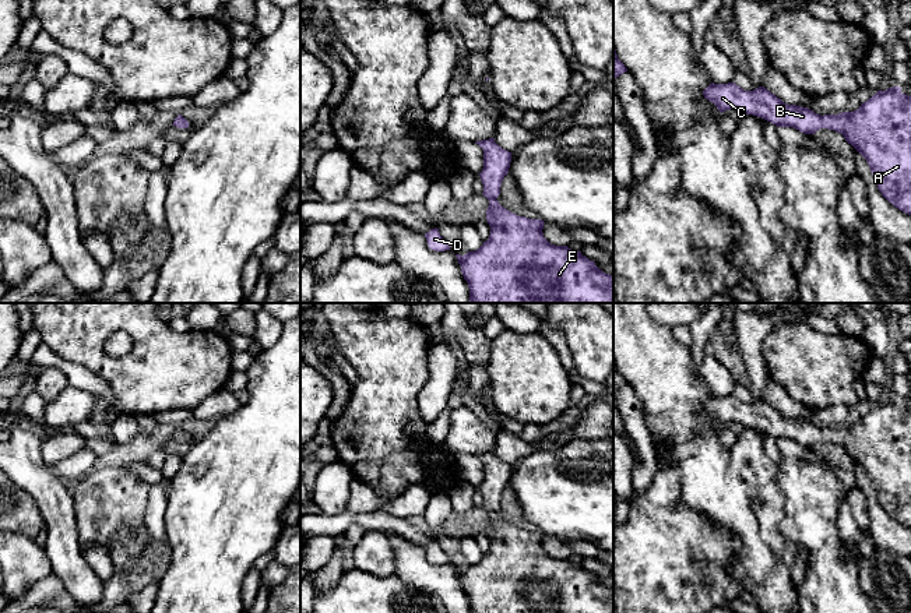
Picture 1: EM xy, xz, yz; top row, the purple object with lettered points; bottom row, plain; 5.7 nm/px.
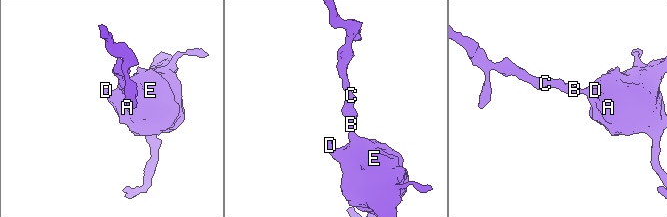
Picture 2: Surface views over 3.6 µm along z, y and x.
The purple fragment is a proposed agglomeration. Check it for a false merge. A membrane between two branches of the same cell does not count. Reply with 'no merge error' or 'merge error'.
no merge error

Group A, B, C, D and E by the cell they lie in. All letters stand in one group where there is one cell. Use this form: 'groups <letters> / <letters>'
groups A B C D E

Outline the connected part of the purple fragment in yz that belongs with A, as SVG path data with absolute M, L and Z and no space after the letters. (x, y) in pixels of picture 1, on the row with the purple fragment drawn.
M711 82L703 95L721 113L735 109L805 134L820 128L843 134L866 159L882 195L911 215L911 96L900 87L877 91L854 112L824 116L787 105L764 87L745 91L735 82Z

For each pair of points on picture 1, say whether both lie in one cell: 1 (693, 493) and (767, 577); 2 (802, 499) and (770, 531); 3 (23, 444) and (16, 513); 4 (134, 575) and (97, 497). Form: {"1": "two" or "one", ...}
{"1": "one", "2": "two", "3": "two", "4": "one"}

